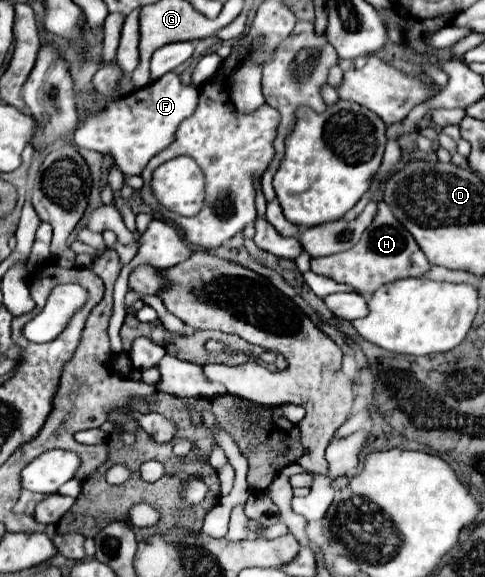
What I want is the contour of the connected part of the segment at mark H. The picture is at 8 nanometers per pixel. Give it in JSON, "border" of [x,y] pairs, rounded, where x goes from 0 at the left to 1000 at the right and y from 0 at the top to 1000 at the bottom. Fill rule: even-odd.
{"border":[[[779,352],[779,369],[767,383],[767,390],[751,400],[746,414],[718,435],[652,445],[643,449],[643,470],[656,477],[672,477],[697,490],[713,490],[730,497],[730,504],[746,511],[767,511],[779,497],[837,484],[837,480],[870,480],[882,473],[887,456],[870,432],[862,428],[858,414],[845,407],[845,400],[812,376],[808,362],[796,352]]]}

